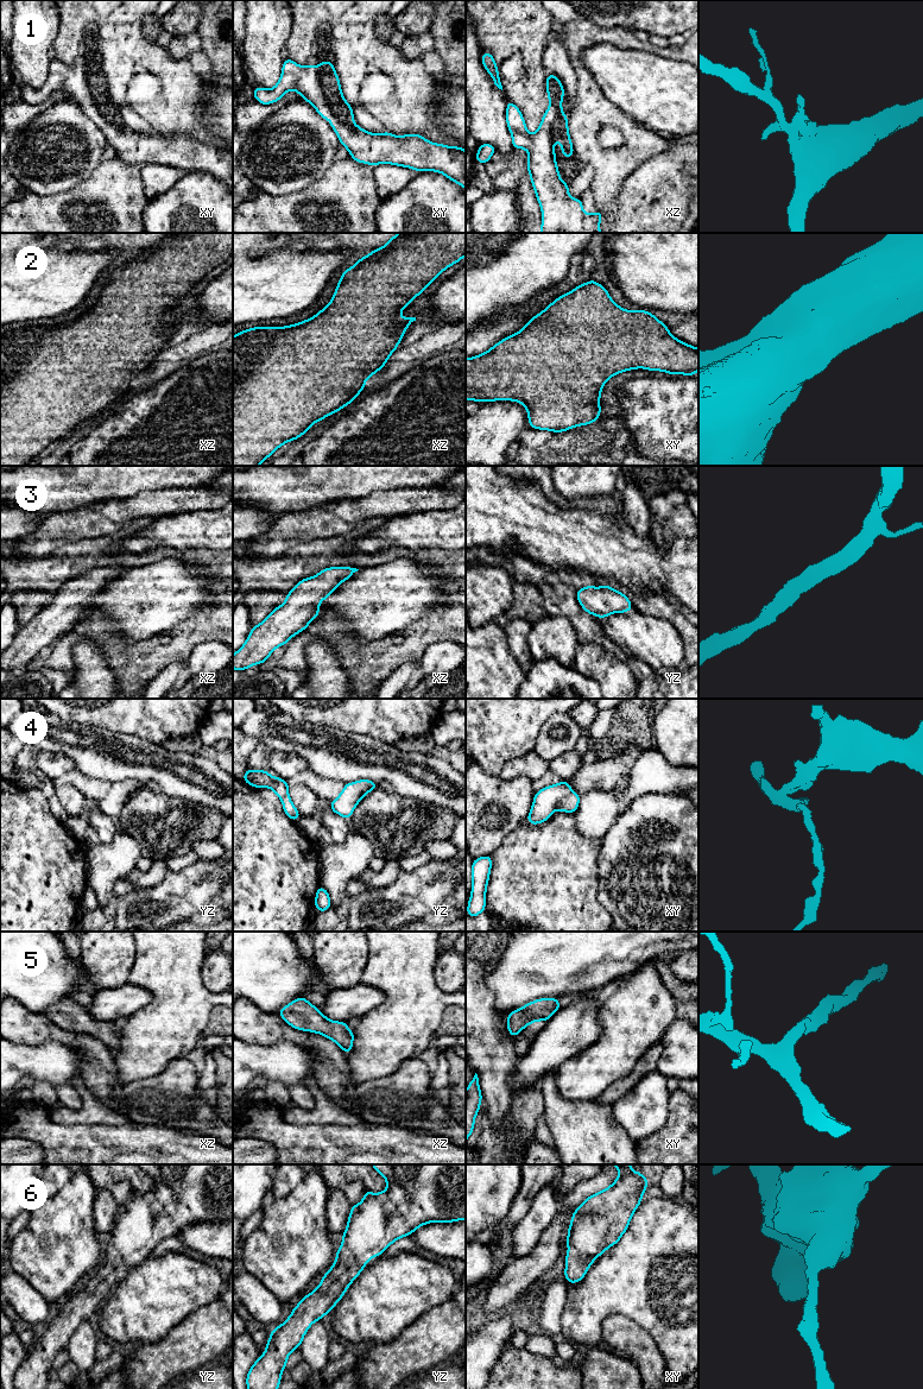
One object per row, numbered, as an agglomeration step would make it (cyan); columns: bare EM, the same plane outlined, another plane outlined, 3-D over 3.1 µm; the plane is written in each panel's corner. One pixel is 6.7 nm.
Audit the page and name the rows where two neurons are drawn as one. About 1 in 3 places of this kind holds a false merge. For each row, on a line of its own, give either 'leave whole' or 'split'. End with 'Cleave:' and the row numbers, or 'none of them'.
1: leave whole
2: leave whole
3: leave whole
4: split
5: leave whole
6: leave whole
Cleave: 4

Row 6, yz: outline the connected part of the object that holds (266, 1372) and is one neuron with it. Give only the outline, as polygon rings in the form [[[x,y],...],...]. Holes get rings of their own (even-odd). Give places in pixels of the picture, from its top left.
[[[371,1164],[381,1174],[387,1188],[380,1193],[365,1189],[363,1199],[352,1205],[342,1244],[336,1251],[333,1267],[323,1275],[320,1286],[305,1295],[291,1315],[271,1331],[265,1352],[251,1366],[248,1389],[278,1389],[289,1355],[298,1349],[309,1327],[333,1311],[350,1283],[367,1262],[381,1255],[397,1239],[411,1236],[422,1225],[466,1219],[466,1164]]]

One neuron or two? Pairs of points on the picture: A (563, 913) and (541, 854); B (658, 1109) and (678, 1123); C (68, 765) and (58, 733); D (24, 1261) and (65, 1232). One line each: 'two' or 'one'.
A: one
B: two
C: two
D: one

